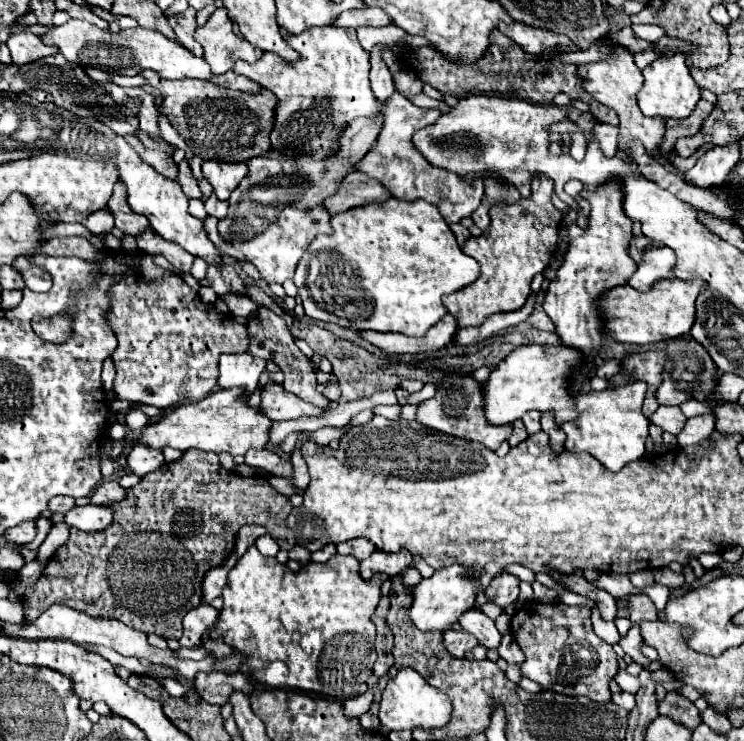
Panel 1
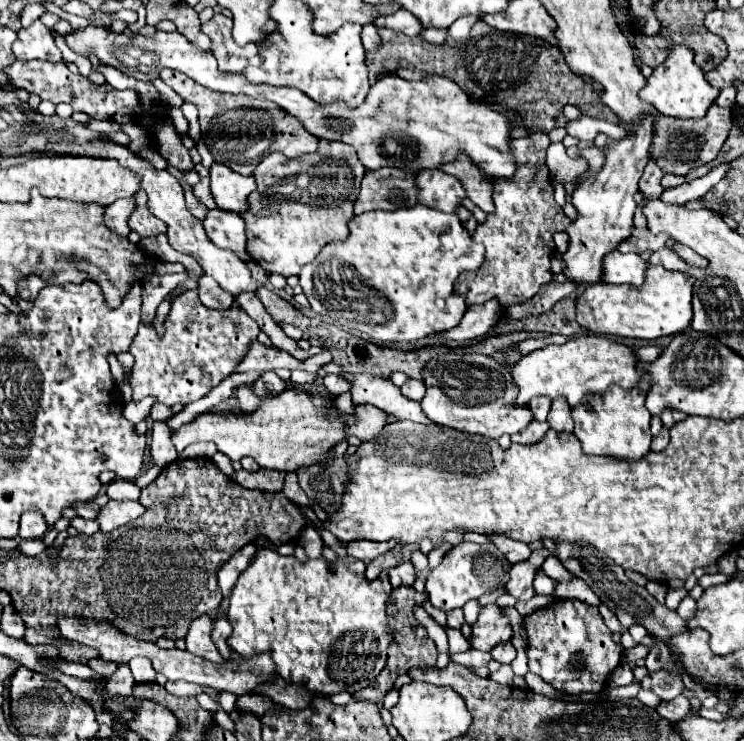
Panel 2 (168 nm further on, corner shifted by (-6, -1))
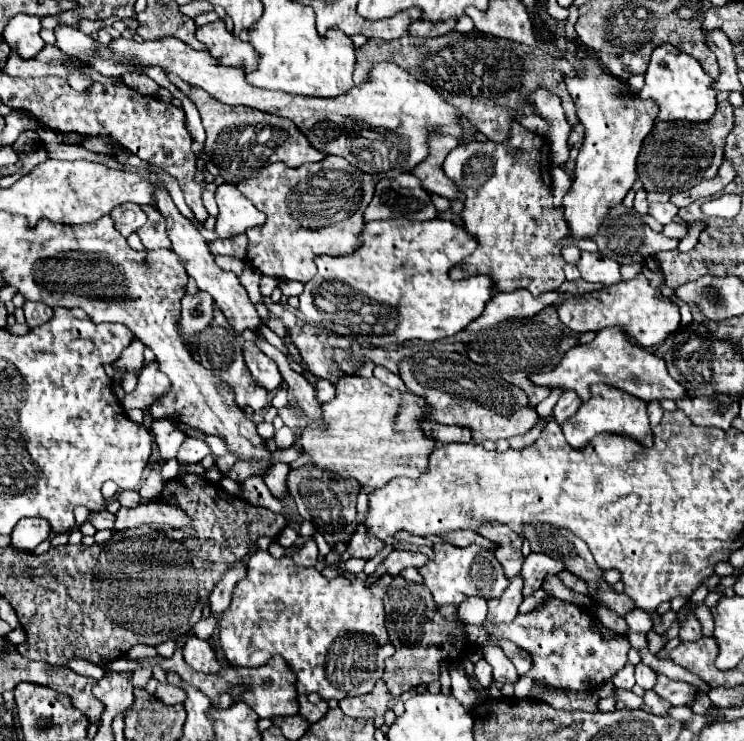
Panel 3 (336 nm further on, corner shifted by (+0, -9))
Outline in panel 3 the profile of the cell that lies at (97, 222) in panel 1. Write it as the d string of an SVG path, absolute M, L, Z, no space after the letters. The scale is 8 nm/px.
M119 205L117 209L113 209L111 217L115 221L115 229L123 237L129 237L133 231L137 231L147 221L147 217L139 205Z

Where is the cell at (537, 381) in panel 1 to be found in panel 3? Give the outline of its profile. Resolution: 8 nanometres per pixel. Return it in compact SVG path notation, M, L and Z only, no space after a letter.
M601 329L597 337L587 345L577 345L565 353L565 357L549 373L531 373L531 383L547 389L575 391L581 401L589 399L589 387L593 383L607 383L615 389L631 393L647 403L659 399L683 399L685 389L673 381L665 369L665 361L647 353L633 341L625 341L617 329Z

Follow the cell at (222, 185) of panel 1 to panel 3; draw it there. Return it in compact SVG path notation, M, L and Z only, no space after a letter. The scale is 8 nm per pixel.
M223 183L215 191L215 201L219 205L215 233L219 237L231 237L237 233L245 233L249 227L257 227L265 221L265 213L261 213L239 189L231 183Z

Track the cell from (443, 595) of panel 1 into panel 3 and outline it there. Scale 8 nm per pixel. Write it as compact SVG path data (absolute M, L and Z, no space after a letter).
M437 543L435 545L435 559L427 561L419 569L425 587L433 593L433 599L437 605L453 605L457 607L461 601L469 597L481 597L481 599L493 599L499 597L505 587L509 585L509 577L505 575L501 563L497 557L479 547L479 545L469 545L469 547L455 547L449 543Z

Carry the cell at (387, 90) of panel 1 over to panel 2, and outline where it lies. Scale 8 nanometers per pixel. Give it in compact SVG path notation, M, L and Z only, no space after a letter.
M321 141L313 155L303 155L297 159L281 157L281 153L267 155L253 173L257 191L249 195L249 211L241 213L247 223L247 253L267 273L279 273L283 277L299 275L301 267L311 263L327 243L345 241L349 235L347 223L355 217L353 203L359 197L363 175L365 167L361 165L355 149L339 141Z

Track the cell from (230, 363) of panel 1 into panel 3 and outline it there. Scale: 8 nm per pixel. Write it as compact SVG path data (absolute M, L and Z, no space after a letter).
M253 341L243 343L243 357L255 385L267 391L273 391L281 385L281 375L275 361L271 361Z

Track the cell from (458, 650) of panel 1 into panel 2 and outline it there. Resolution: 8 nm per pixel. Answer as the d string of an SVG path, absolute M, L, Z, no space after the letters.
M489 603L487 607L481 607L479 619L473 627L473 635L469 641L471 647L479 651L491 651L493 645L511 639L513 639L513 629L503 613L503 607L499 607L497 603Z

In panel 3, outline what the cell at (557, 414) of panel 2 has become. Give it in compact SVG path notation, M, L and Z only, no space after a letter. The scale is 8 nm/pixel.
M563 393L561 399L557 401L555 409L553 409L555 421L557 421L559 425L565 423L565 421L579 409L579 405L581 405L581 401L579 401L579 397L577 397L575 393Z

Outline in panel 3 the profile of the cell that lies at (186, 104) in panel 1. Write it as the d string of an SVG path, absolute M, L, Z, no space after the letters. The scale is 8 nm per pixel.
M169 75L169 81L179 91L183 91L199 109L203 127L207 131L205 153L221 155L221 171L217 171L217 175L221 175L227 183L239 183L249 177L255 177L261 171L261 167L277 163L277 161L289 167L299 167L303 163L315 163L325 157L325 153L309 145L305 135L289 119L281 119L277 115L263 113L251 107L225 105L217 101L215 97L211 97L209 93L205 93L203 89L193 89L193 85L185 85L185 81L173 75Z

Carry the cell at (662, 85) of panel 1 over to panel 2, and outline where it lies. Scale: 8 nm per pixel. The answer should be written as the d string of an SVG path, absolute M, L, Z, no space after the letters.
M669 45L667 59L657 65L647 79L647 85L641 89L639 97L645 103L651 103L657 113L669 115L669 117L681 117L681 119L695 119L705 117L707 109L713 105L713 101L719 95L719 89L715 89L707 79L705 73L695 65L693 61L695 53L685 45Z

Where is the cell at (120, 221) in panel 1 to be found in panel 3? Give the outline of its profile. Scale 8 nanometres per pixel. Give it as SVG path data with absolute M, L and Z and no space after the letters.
M141 205L147 215L147 223L137 231L145 249L169 249L169 239L165 233L165 221L153 205Z

